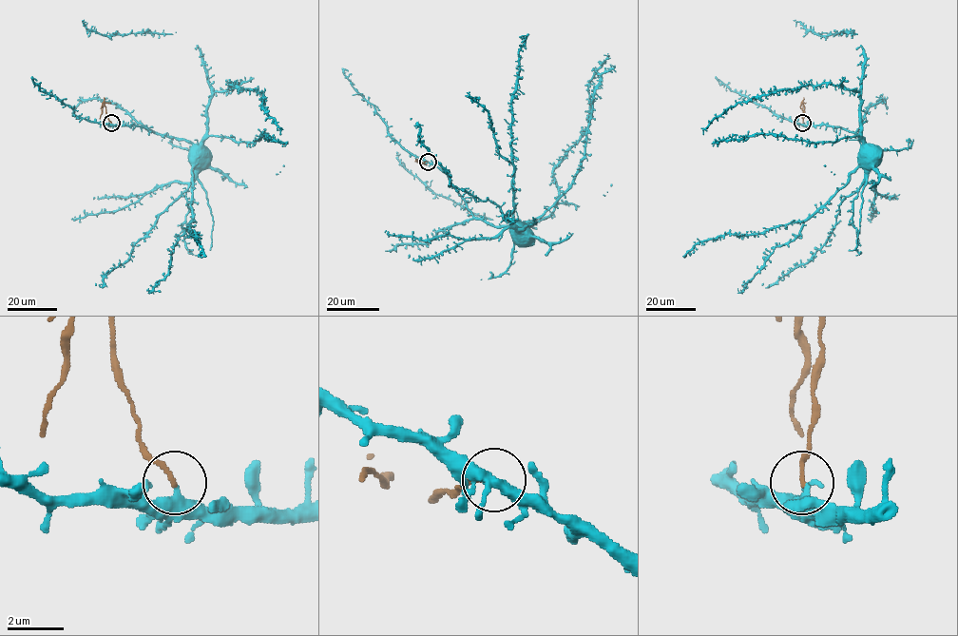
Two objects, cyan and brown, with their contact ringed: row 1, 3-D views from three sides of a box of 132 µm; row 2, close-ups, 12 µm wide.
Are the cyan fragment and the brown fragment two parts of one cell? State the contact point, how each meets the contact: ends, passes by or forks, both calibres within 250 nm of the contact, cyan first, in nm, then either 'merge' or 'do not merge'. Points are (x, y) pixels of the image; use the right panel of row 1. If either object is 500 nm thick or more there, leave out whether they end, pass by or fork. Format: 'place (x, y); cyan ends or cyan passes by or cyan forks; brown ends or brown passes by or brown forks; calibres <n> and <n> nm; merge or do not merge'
place (802, 123); cyan ends; brown ends; calibres 380 and 140 nm; do not merge

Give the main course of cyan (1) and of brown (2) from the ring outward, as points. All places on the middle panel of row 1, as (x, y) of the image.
1: (428, 162), (474, 216), (516, 229), (546, 219), (558, 195), (554, 166), (588, 125), (588, 83), (608, 55)
2: (428, 162), (414, 162)

